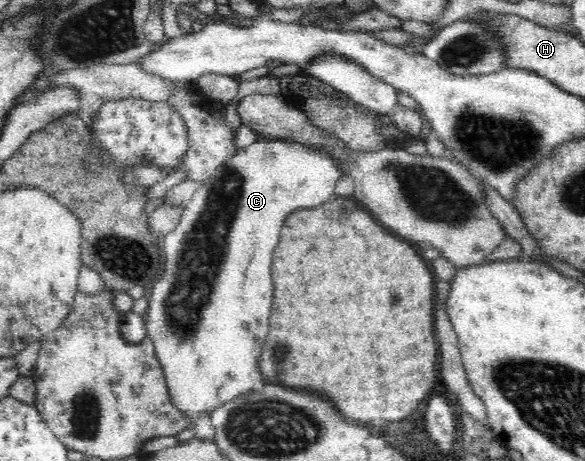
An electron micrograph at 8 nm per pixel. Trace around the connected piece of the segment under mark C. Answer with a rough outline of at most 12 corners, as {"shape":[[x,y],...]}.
{"shape":[[259,139],[163,239],[144,313],[189,423],[264,381],[283,221],[344,170]]}

